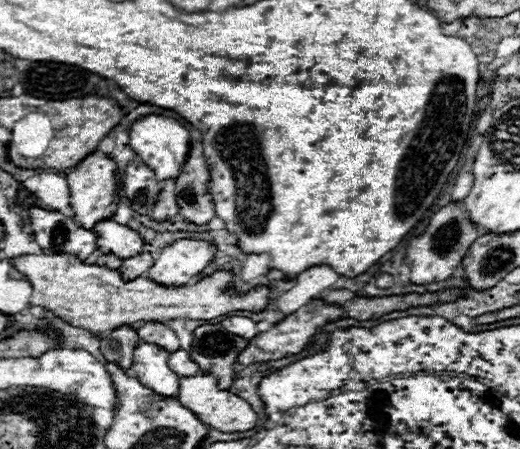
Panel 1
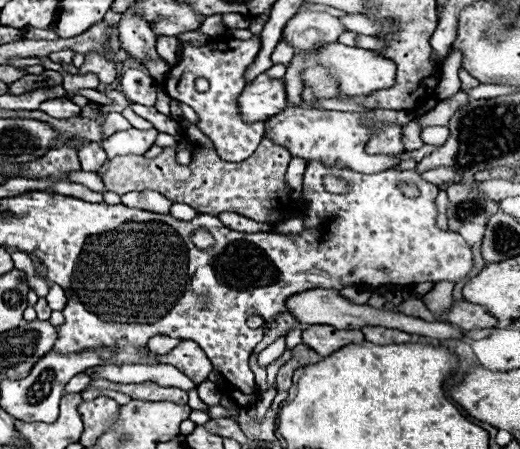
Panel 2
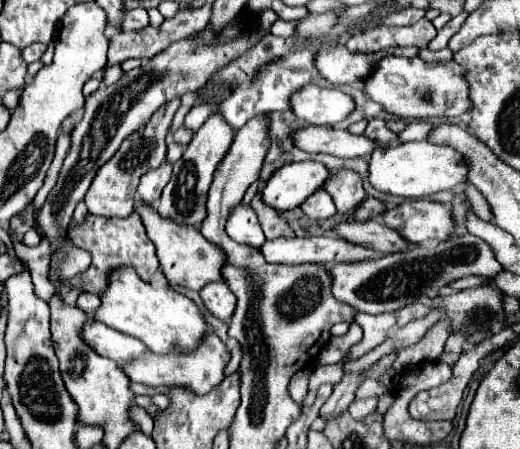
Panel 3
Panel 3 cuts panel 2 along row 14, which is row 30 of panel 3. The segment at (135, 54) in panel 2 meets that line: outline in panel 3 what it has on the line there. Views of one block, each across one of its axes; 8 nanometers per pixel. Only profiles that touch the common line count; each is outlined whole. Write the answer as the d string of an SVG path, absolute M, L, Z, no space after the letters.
M136 8L136 10L130 10L126 16L124 16L124 22L122 22L122 30L124 32L132 32L132 30L142 30L148 26L148 12L144 8Z

